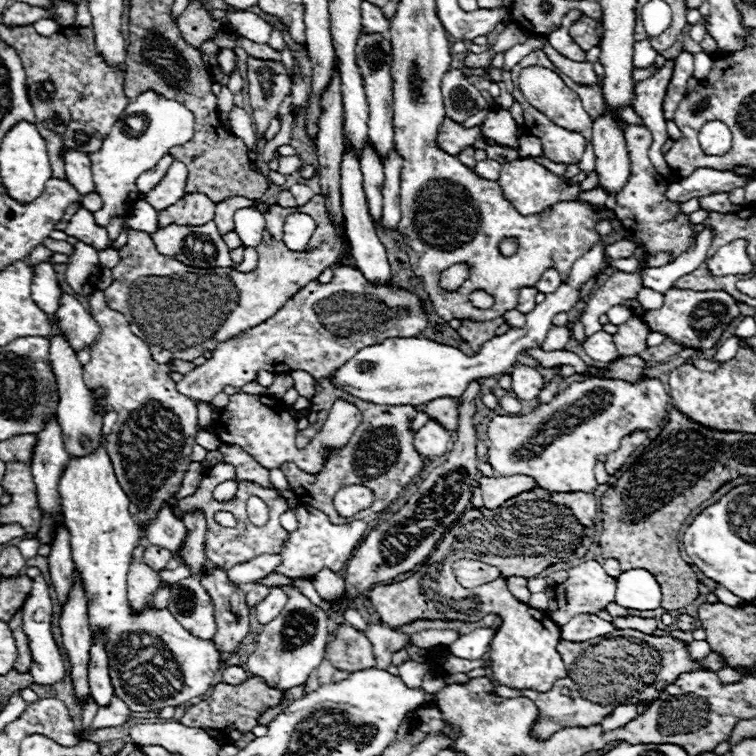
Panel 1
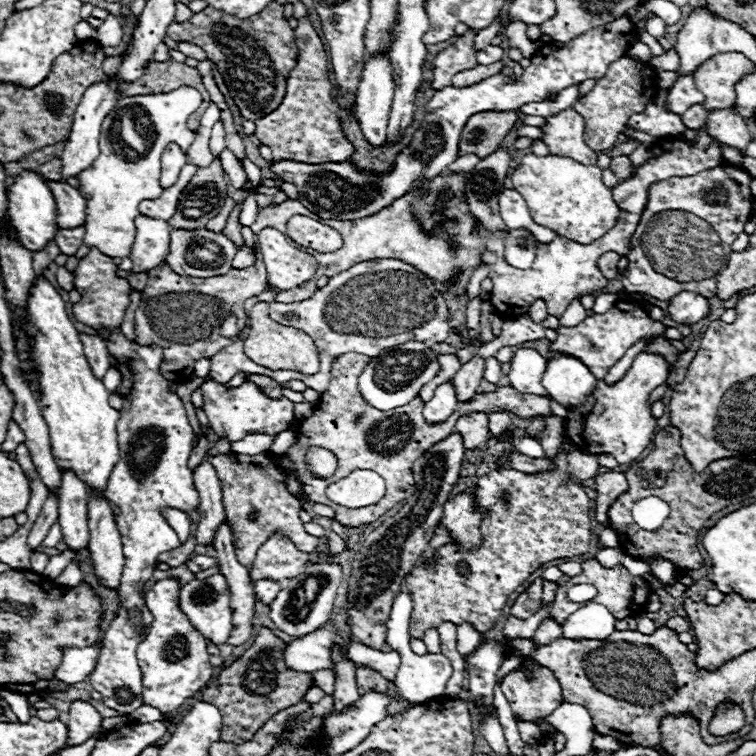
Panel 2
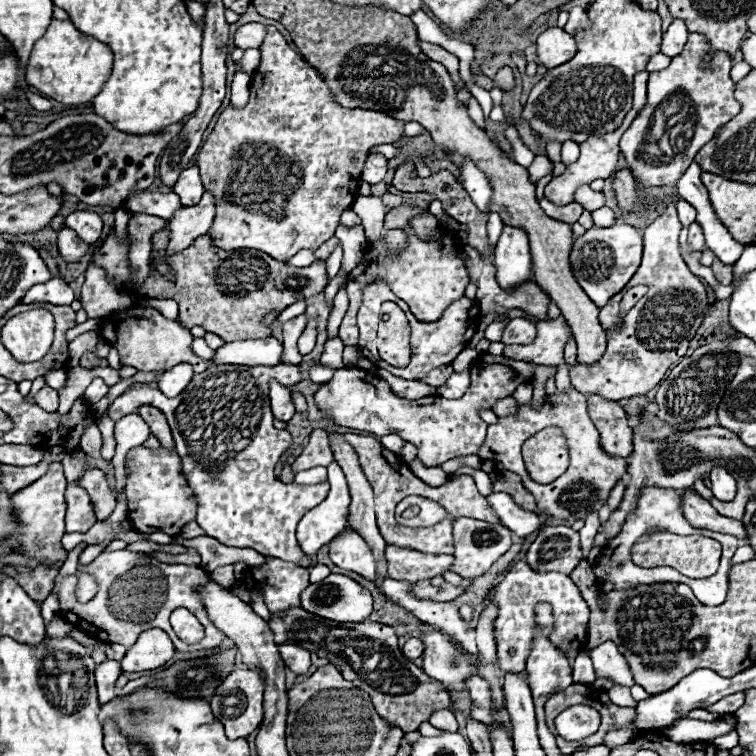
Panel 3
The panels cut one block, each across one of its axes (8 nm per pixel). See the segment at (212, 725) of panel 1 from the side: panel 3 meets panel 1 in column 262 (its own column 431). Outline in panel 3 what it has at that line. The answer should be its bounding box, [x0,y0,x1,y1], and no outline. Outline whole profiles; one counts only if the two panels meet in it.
[268,608,452,732]

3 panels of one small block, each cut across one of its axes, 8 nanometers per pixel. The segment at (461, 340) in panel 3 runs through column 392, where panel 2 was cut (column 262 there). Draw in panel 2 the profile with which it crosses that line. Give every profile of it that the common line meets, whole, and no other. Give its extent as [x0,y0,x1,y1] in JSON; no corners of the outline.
[208,258,450,392]

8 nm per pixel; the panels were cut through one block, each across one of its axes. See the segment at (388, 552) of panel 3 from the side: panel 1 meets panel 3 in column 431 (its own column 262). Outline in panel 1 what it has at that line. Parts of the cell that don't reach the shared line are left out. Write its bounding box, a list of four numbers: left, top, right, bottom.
[228,554,282,586]

